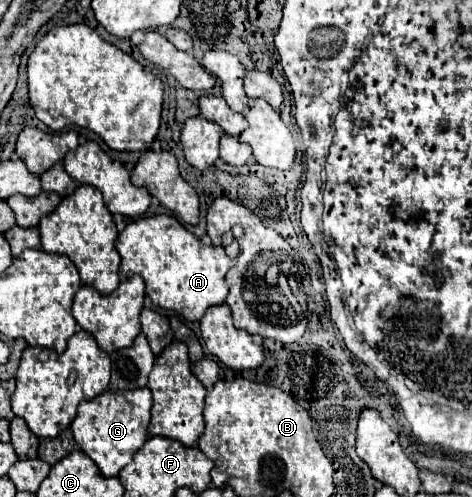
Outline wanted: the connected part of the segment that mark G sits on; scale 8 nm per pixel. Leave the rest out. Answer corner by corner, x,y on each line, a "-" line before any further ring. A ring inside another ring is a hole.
149,388
119,390
119,392
107,390
95,396
93,400
79,404
71,430
79,448
99,466
103,476
117,476
121,468
133,460
137,448
147,440
151,406
153,398

